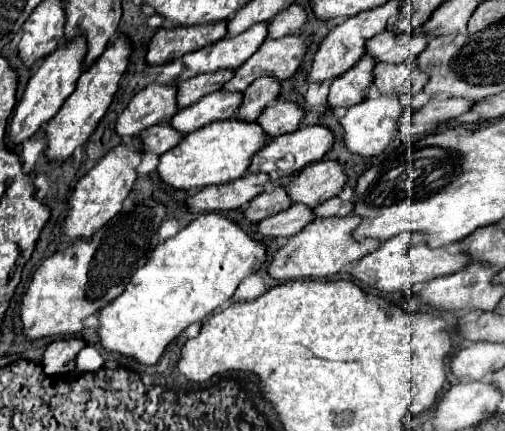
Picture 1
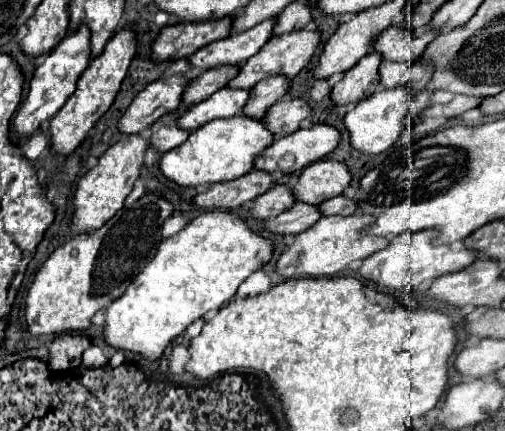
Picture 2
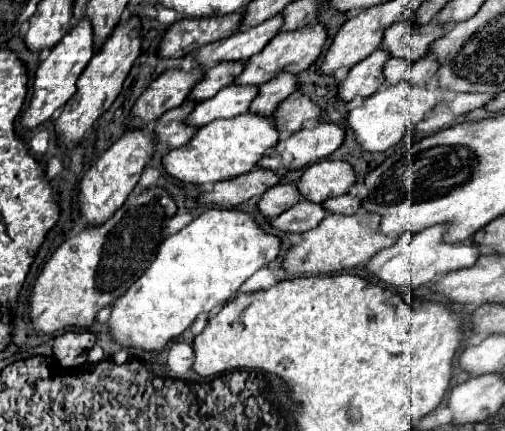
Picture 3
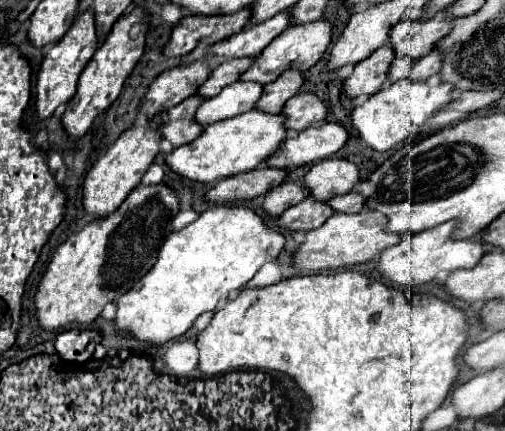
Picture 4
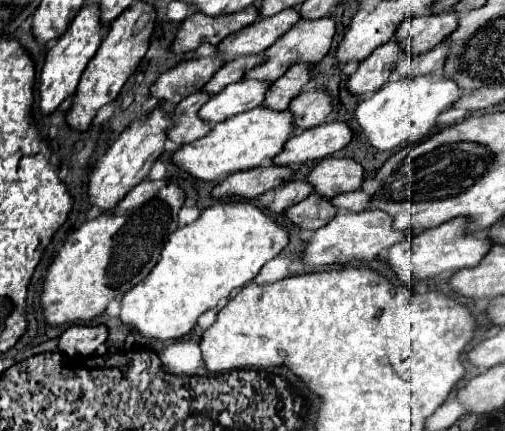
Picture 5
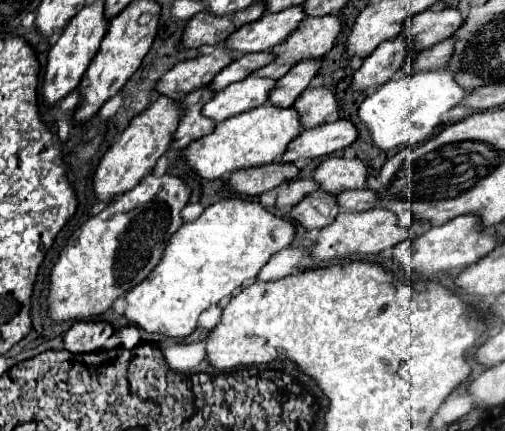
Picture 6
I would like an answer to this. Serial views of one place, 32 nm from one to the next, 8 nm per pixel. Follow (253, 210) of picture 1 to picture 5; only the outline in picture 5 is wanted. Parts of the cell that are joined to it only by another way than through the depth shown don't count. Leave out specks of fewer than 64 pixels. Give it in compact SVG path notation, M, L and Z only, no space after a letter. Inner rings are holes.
M294 180L294 182L286 182L284 186L276 188L274 200L268 204L268 210L282 214L286 208L302 202L306 196L312 194L312 186L304 180Z

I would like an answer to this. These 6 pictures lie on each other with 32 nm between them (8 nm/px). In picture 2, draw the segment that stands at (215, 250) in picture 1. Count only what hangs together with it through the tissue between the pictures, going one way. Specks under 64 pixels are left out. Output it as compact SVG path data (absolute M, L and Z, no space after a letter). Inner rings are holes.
M202 212L176 236L162 240L154 258L134 276L126 292L106 308L104 342L154 362L170 340L180 336L206 312L232 300L238 286L272 258L272 242L254 234L234 214Z

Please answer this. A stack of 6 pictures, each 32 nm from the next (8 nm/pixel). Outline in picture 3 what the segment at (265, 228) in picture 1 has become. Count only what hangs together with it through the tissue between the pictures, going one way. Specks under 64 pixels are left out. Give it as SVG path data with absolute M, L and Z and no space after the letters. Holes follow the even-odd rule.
M300 200L290 210L282 212L278 218L270 220L270 226L280 230L280 232L288 232L288 234L298 232L298 234L302 234L308 228L316 228L324 216L328 216L328 212L320 204Z

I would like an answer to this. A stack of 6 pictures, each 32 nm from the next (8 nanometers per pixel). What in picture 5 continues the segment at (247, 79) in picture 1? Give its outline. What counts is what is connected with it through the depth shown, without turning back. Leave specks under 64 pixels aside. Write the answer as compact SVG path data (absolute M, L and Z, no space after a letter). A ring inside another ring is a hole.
M320 18L320 20L300 20L296 26L292 26L284 36L280 36L280 40L276 40L276 44L272 44L272 48L268 48L268 52L264 52L264 62L252 70L248 70L244 74L244 78L254 78L254 80L270 80L274 82L276 78L280 78L290 66L294 64L316 64L322 60L324 54L328 54L330 46L332 46L332 38L336 32L336 24L332 18Z

